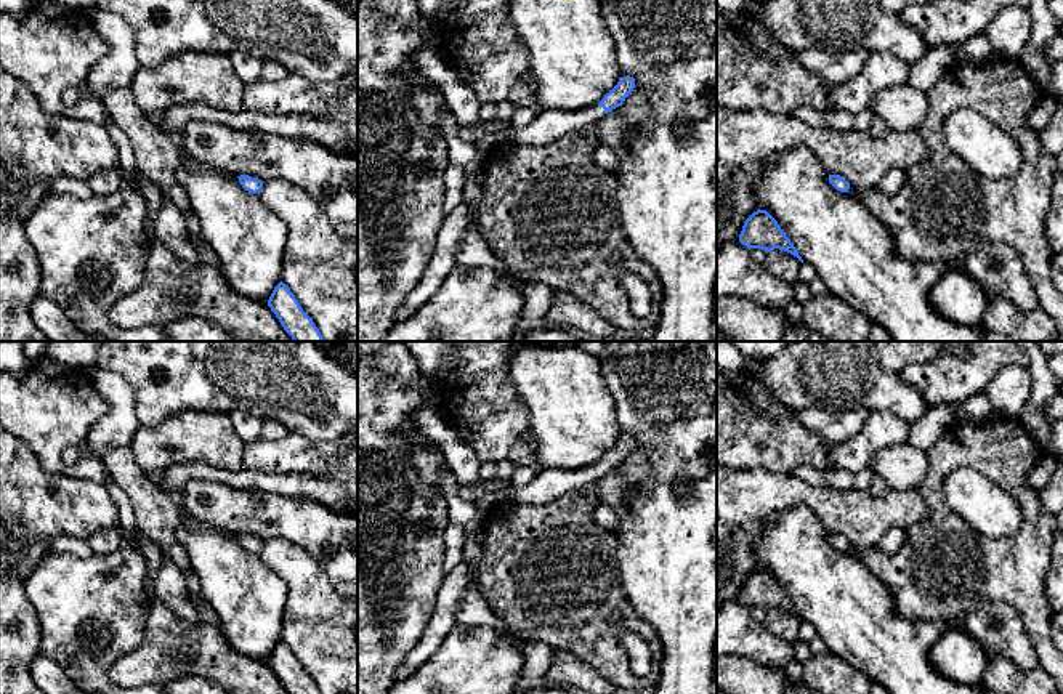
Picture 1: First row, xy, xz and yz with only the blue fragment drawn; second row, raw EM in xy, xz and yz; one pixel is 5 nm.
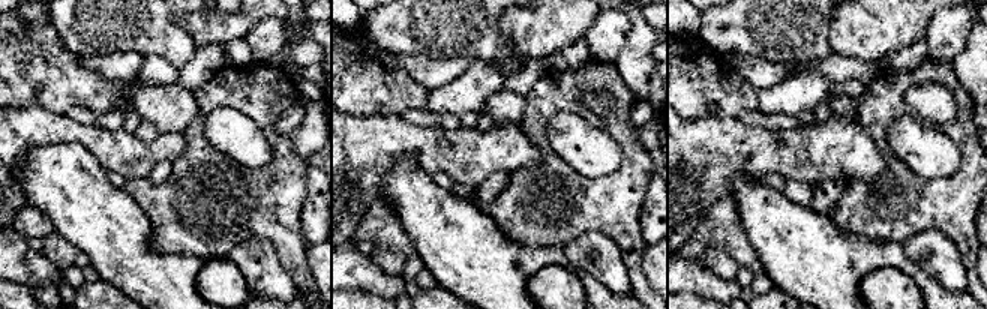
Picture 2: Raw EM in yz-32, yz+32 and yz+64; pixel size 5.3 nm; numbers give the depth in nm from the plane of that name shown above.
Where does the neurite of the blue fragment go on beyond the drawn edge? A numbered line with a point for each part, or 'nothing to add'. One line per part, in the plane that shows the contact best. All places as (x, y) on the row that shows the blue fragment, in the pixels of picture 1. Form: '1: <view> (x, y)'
1: xz (550, 124)

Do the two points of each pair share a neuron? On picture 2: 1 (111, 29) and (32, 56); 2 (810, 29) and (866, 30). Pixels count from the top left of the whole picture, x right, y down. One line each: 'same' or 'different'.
1: different
2: different

